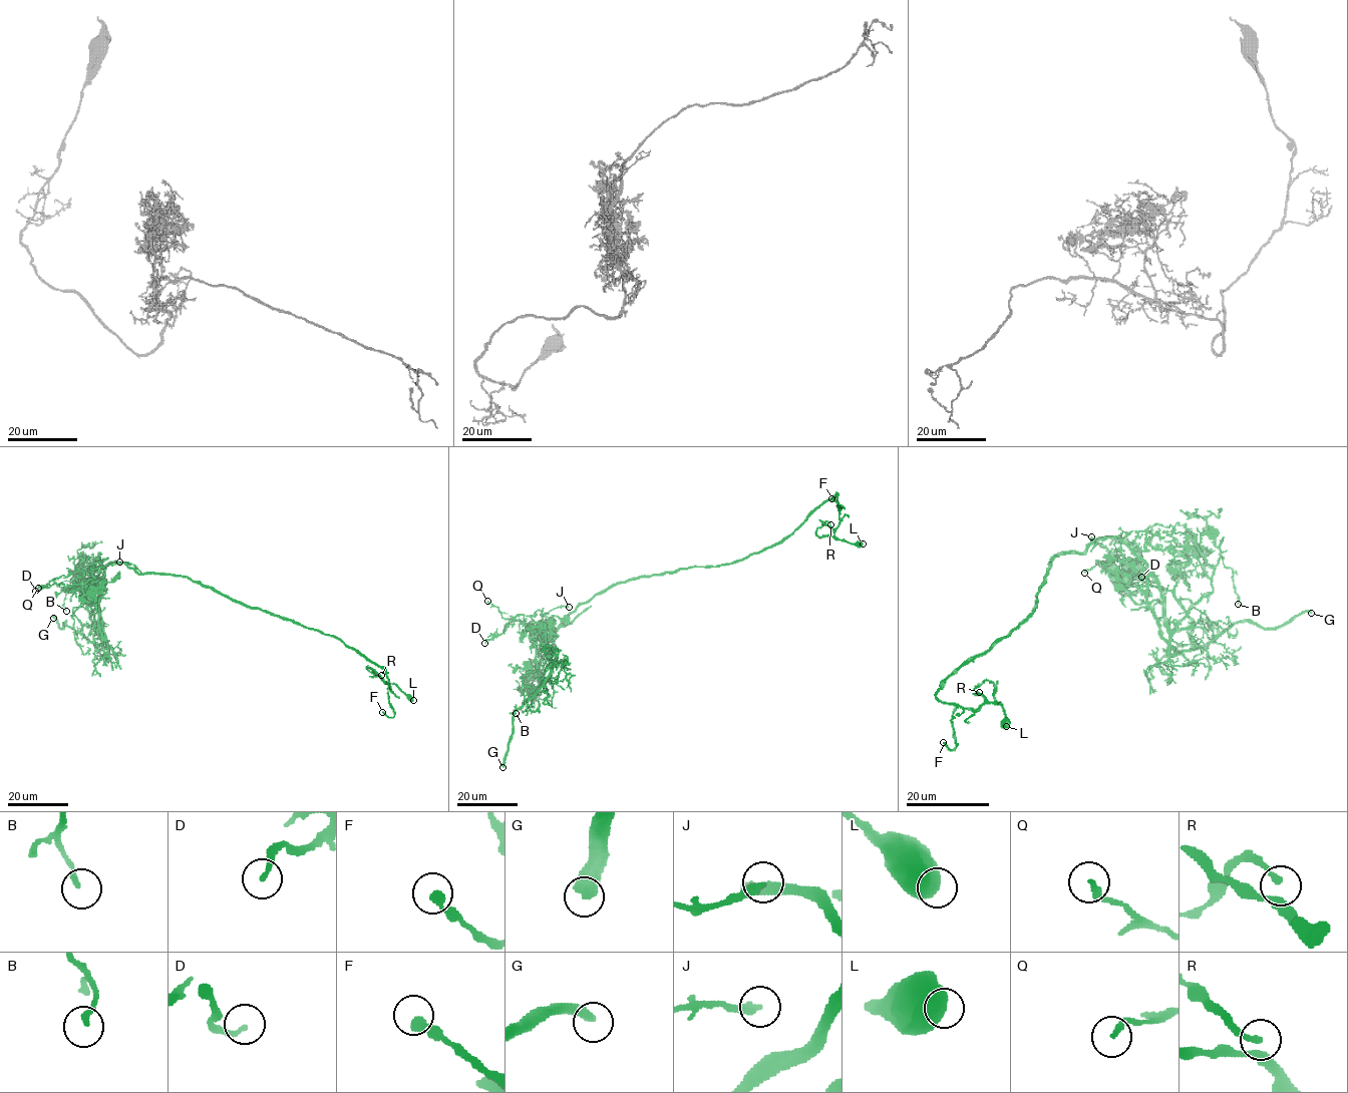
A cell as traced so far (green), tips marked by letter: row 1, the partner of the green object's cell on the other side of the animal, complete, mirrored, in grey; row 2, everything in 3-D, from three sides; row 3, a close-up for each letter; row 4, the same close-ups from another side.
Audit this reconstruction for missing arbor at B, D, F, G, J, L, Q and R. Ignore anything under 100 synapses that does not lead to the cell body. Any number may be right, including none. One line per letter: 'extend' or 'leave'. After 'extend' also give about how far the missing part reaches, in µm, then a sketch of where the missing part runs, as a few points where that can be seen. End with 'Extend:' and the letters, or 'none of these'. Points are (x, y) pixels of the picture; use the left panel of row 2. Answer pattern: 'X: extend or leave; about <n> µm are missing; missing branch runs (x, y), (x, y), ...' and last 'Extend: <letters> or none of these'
B: leave
D: leave
F: leave
G: extend; about 90 µm are missing; missing branch runs (53, 618), (53, 610), (35, 595), (29, 559), (16, 533), (57, 473)
J: leave
L: leave
Q: leave
R: leave
Extend: G

